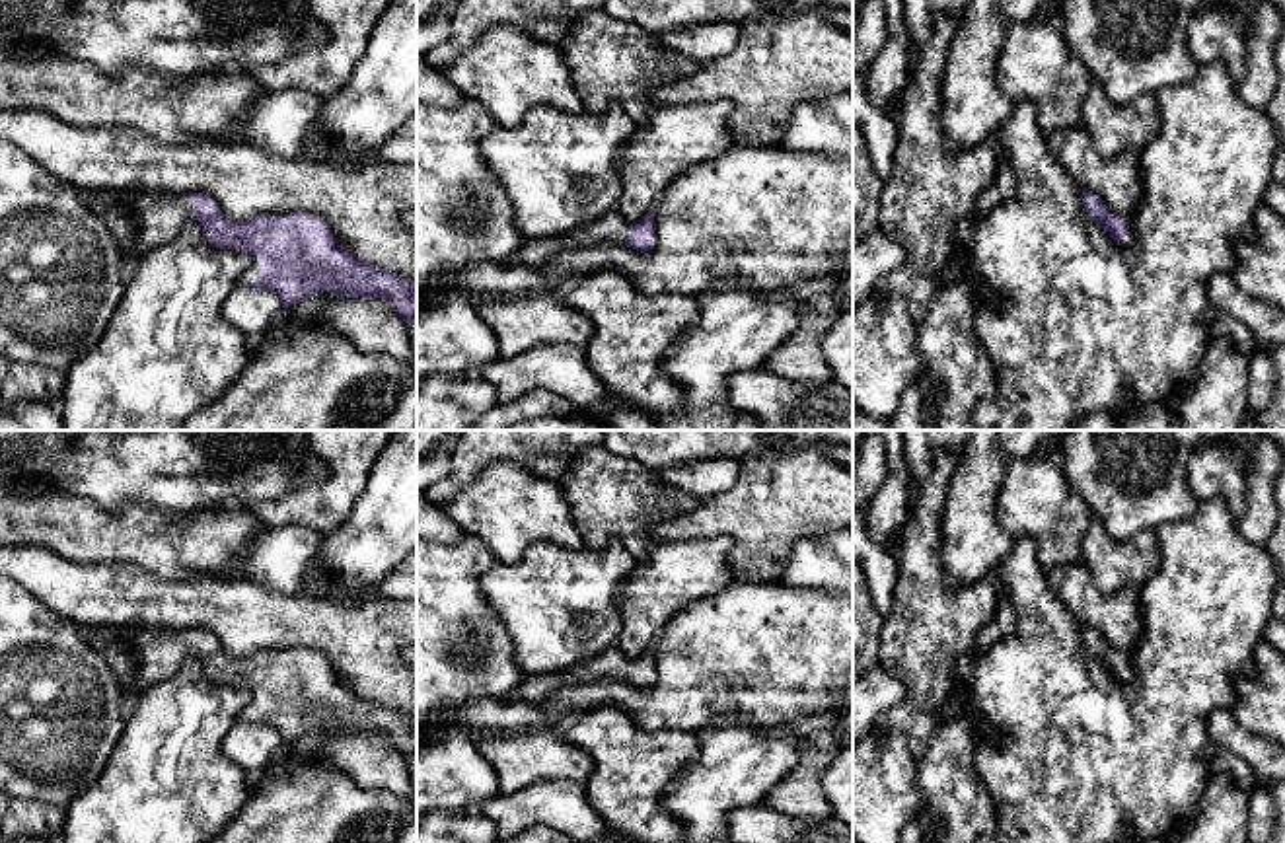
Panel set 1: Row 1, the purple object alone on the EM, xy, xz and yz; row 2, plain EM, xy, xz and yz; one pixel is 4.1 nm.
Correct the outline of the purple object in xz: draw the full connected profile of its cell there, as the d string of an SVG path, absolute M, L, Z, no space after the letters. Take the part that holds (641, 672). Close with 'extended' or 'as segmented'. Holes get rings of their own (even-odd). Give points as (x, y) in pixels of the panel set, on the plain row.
M609 648L569 670L526 676L514 697L526 703L541 703L561 687L594 679L617 679L646 689L654 683L654 668L656 660L652 648L637 660L627 660L619 650Z | extended

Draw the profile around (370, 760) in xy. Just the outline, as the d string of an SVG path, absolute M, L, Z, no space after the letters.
M325 724L286 744L280 759L325 763L347 773L358 787L386 790L417 804L407 759L384 734L347 734Z

